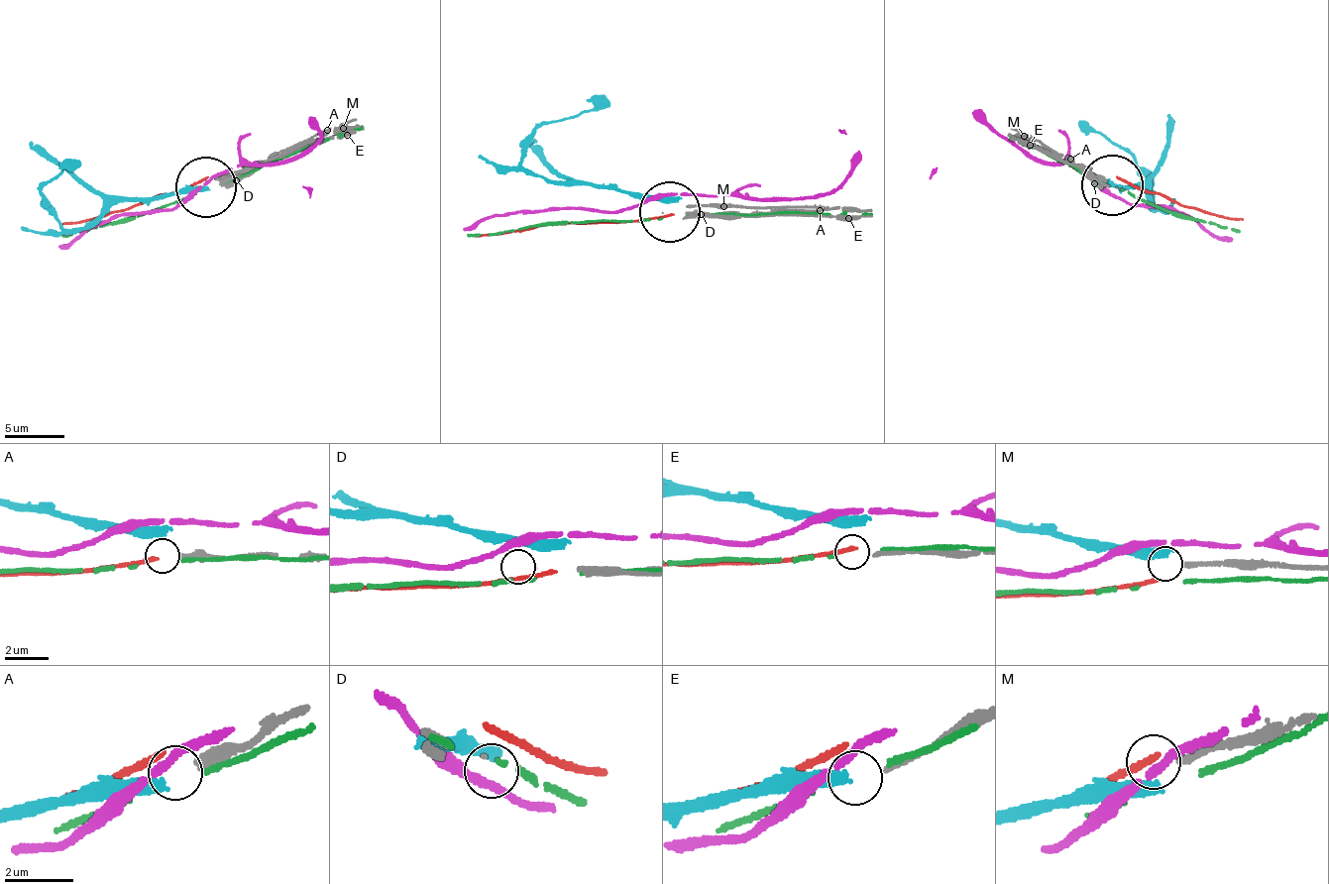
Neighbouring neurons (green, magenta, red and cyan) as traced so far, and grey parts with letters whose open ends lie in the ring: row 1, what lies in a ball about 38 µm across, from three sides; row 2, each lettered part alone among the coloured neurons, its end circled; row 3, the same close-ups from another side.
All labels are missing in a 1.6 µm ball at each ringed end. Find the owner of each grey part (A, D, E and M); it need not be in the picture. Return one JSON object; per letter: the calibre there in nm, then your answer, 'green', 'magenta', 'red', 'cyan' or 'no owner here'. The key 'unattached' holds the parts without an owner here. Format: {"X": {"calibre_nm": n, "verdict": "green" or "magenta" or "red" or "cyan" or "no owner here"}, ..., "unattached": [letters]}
{"A": {"calibre_nm": 340, "verdict": "no owner here"}, "D": {"calibre_nm": 40, "verdict": "no owner here"}, "E": {"calibre_nm": 180, "verdict": "no owner here"}, "M": {"calibre_nm": 200, "verdict": "no owner here"}, "unattached": ["A", "D", "E", "M"]}

